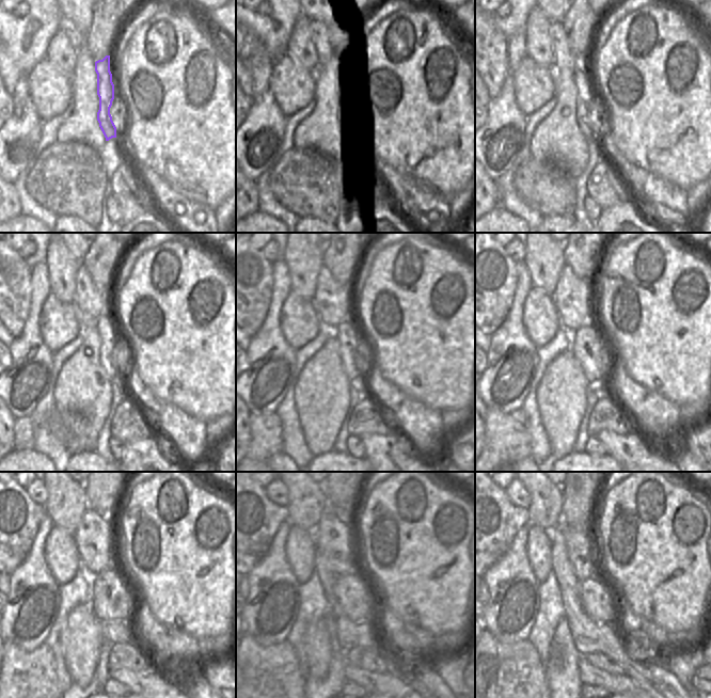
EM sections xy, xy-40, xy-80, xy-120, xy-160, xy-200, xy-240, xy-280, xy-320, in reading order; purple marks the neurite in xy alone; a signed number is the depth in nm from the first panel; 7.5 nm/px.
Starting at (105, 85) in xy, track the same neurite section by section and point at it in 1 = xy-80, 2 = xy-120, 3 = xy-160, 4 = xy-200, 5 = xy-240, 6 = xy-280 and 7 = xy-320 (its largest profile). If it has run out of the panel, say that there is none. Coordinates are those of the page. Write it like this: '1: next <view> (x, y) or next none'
1: next xy-80 (583, 85)
2: next xy-120 (106, 329)
3: next xy-160 (346, 333)
4: next xy-200 (589, 349)
5: next xy-240 (112, 601)
6: next xy-280 (350, 593)
7: next xy-320 (597, 601)

